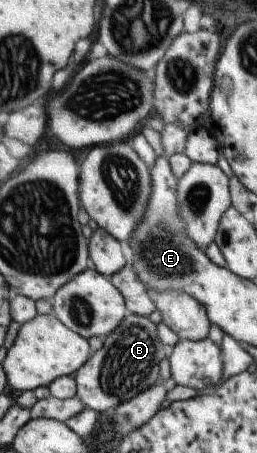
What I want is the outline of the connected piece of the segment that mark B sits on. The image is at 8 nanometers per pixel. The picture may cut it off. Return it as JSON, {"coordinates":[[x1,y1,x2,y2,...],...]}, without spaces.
{"coordinates":[[129,313,119,328,104,339,104,345,76,373,77,395,86,408,108,413,161,382,158,368,166,356,166,346,158,336,158,326,150,318]]}

